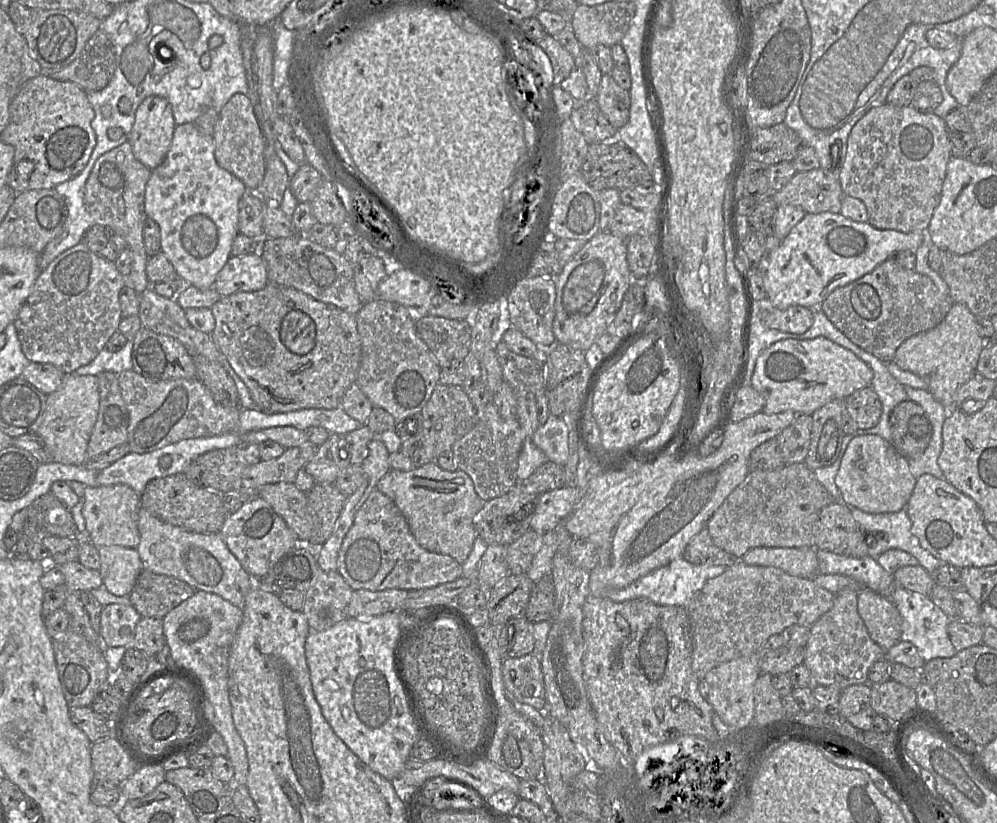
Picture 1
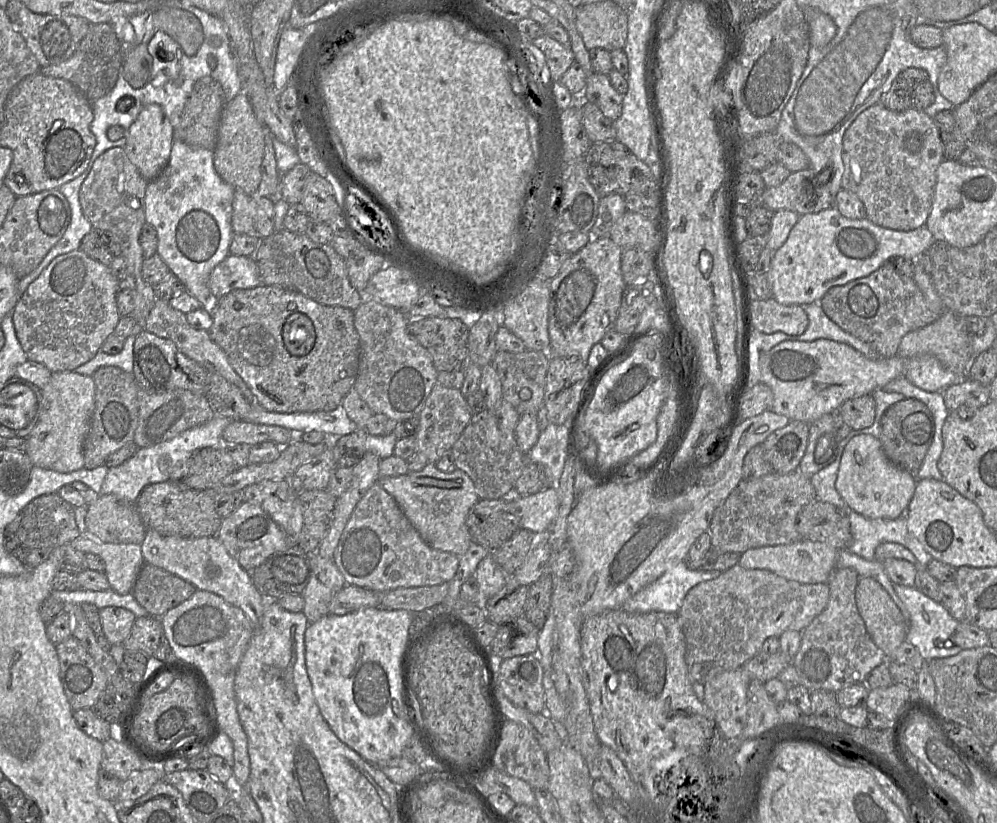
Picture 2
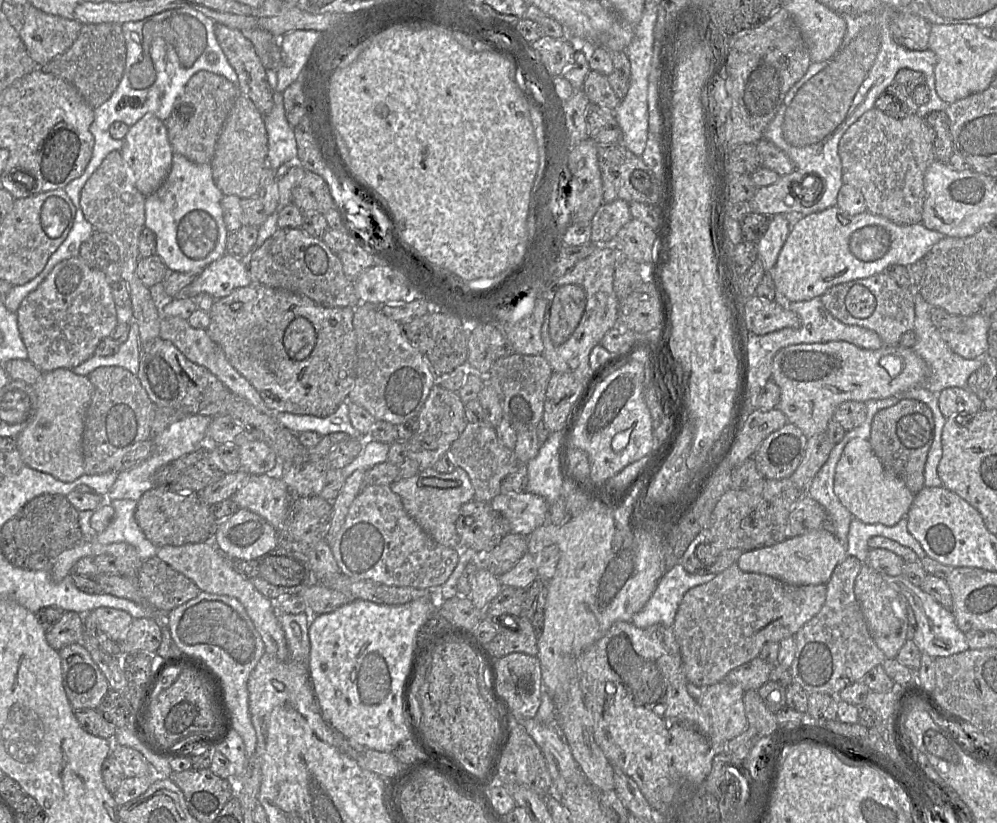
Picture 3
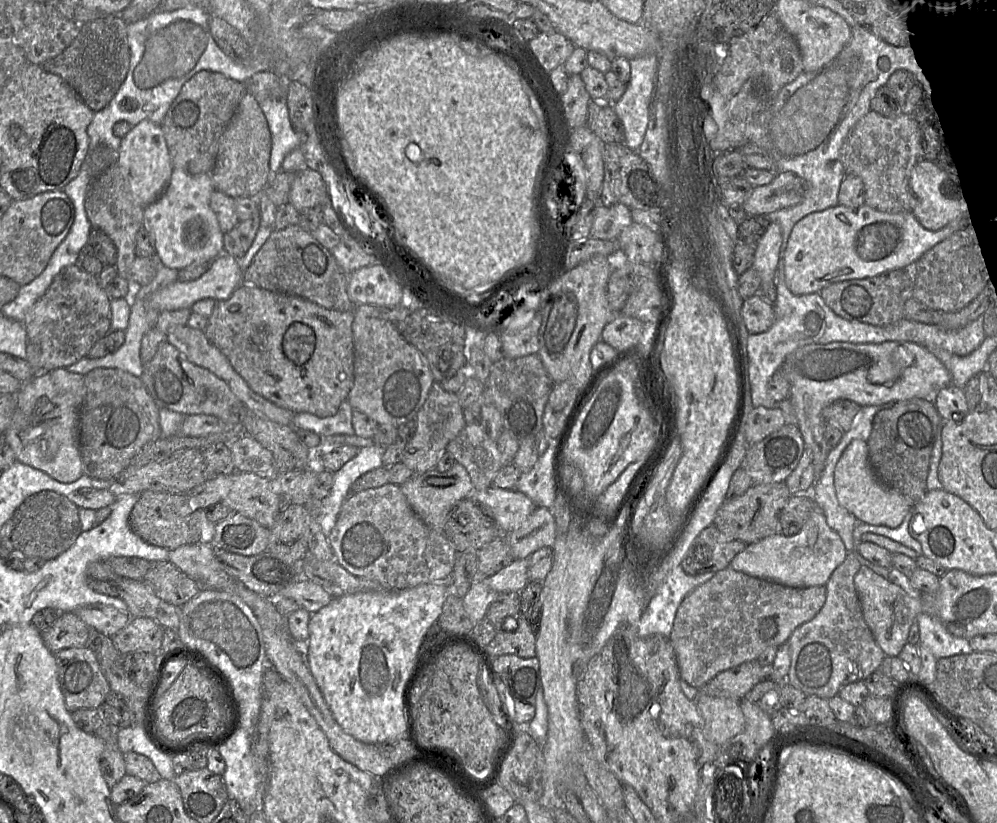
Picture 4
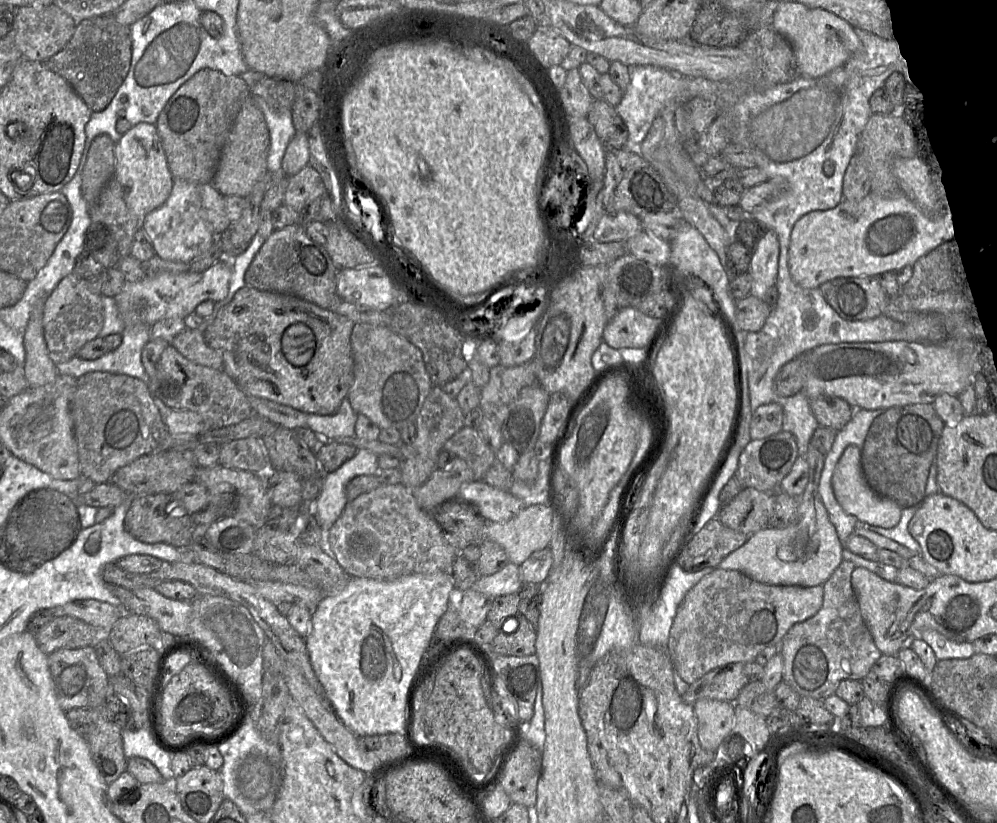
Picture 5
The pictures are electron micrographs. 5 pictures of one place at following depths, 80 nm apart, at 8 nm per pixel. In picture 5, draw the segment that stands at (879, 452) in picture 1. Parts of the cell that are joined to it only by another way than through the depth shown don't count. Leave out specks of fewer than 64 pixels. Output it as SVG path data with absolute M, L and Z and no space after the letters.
M849 445L844 450L834 469L832 487L838 503L846 512L855 516L858 522L883 528L892 528L899 523L902 508L879 496L870 487L862 471L861 449L858 446Z

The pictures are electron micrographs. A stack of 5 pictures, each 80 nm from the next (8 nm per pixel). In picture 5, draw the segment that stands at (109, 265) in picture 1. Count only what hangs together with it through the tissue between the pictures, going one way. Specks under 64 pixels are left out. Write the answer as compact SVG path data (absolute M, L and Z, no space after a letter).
M71 273L64 277L44 302L43 329L49 357L55 364L67 362L77 356L78 351L89 341L97 338L104 325L102 295L93 293L88 287L88 279Z

